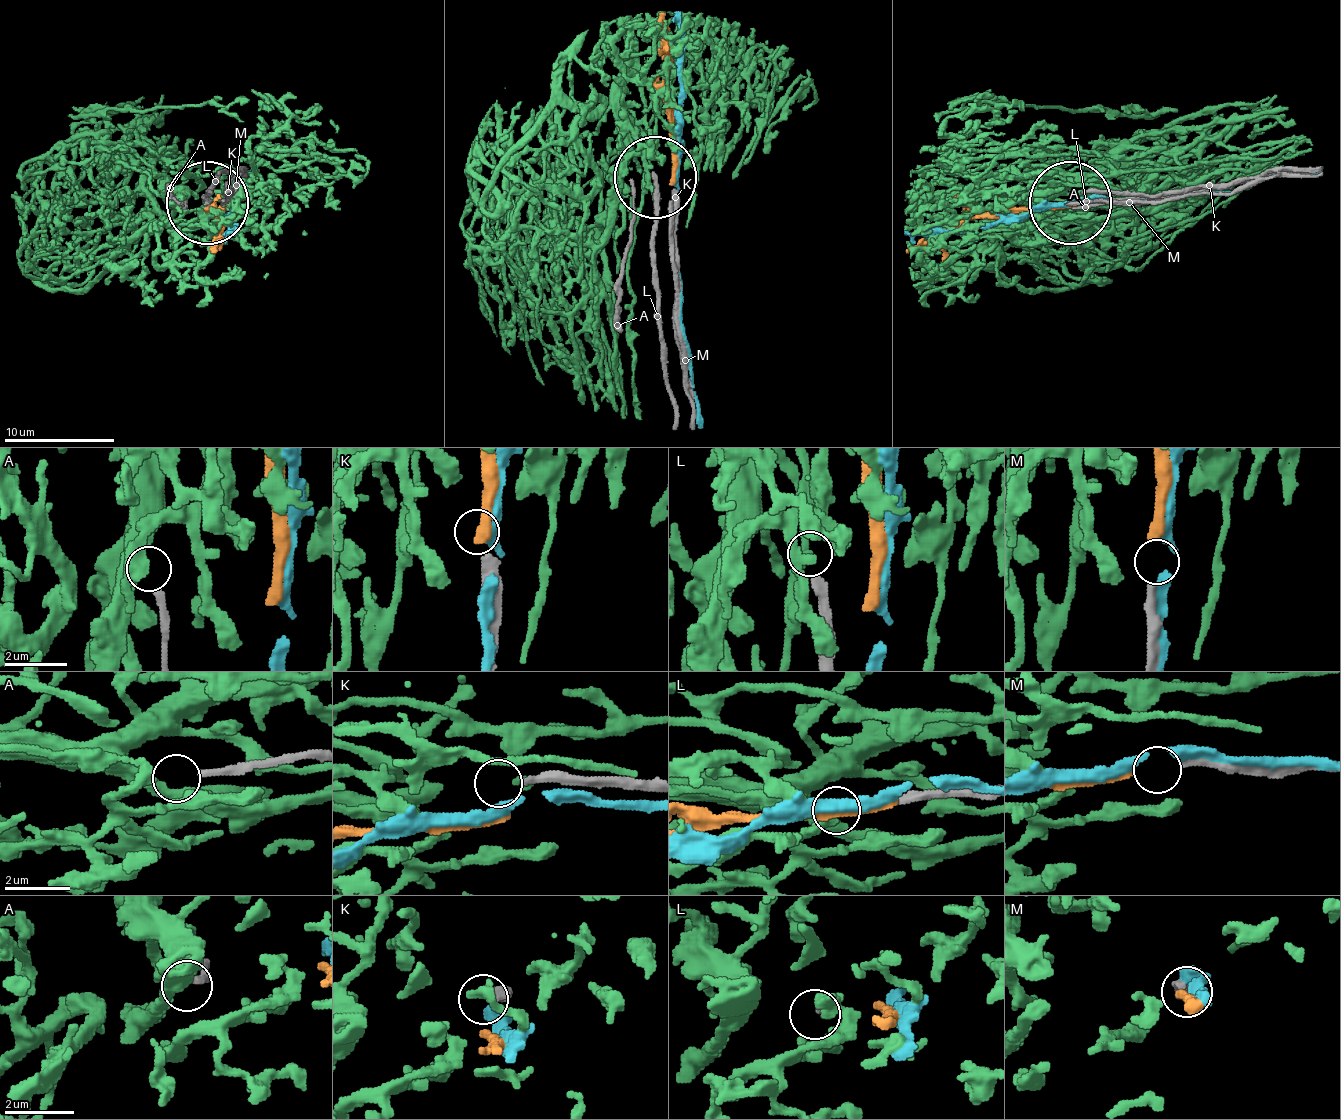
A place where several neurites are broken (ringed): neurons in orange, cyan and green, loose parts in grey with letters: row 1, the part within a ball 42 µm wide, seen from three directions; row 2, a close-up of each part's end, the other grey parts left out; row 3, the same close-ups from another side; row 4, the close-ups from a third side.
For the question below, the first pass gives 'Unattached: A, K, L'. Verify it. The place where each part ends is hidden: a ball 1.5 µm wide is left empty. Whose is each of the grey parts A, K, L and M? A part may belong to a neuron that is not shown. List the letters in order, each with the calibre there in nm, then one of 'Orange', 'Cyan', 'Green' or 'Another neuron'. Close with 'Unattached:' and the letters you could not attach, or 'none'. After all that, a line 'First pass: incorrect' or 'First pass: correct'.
A: Thickness 200 nm. Green
K: Thickness 280 nm. Another neuron
L: Thickness 300 nm. Another neuron
M: Thickness 240 nm. Orange
Unattached: K, L
First pass: incorrect

